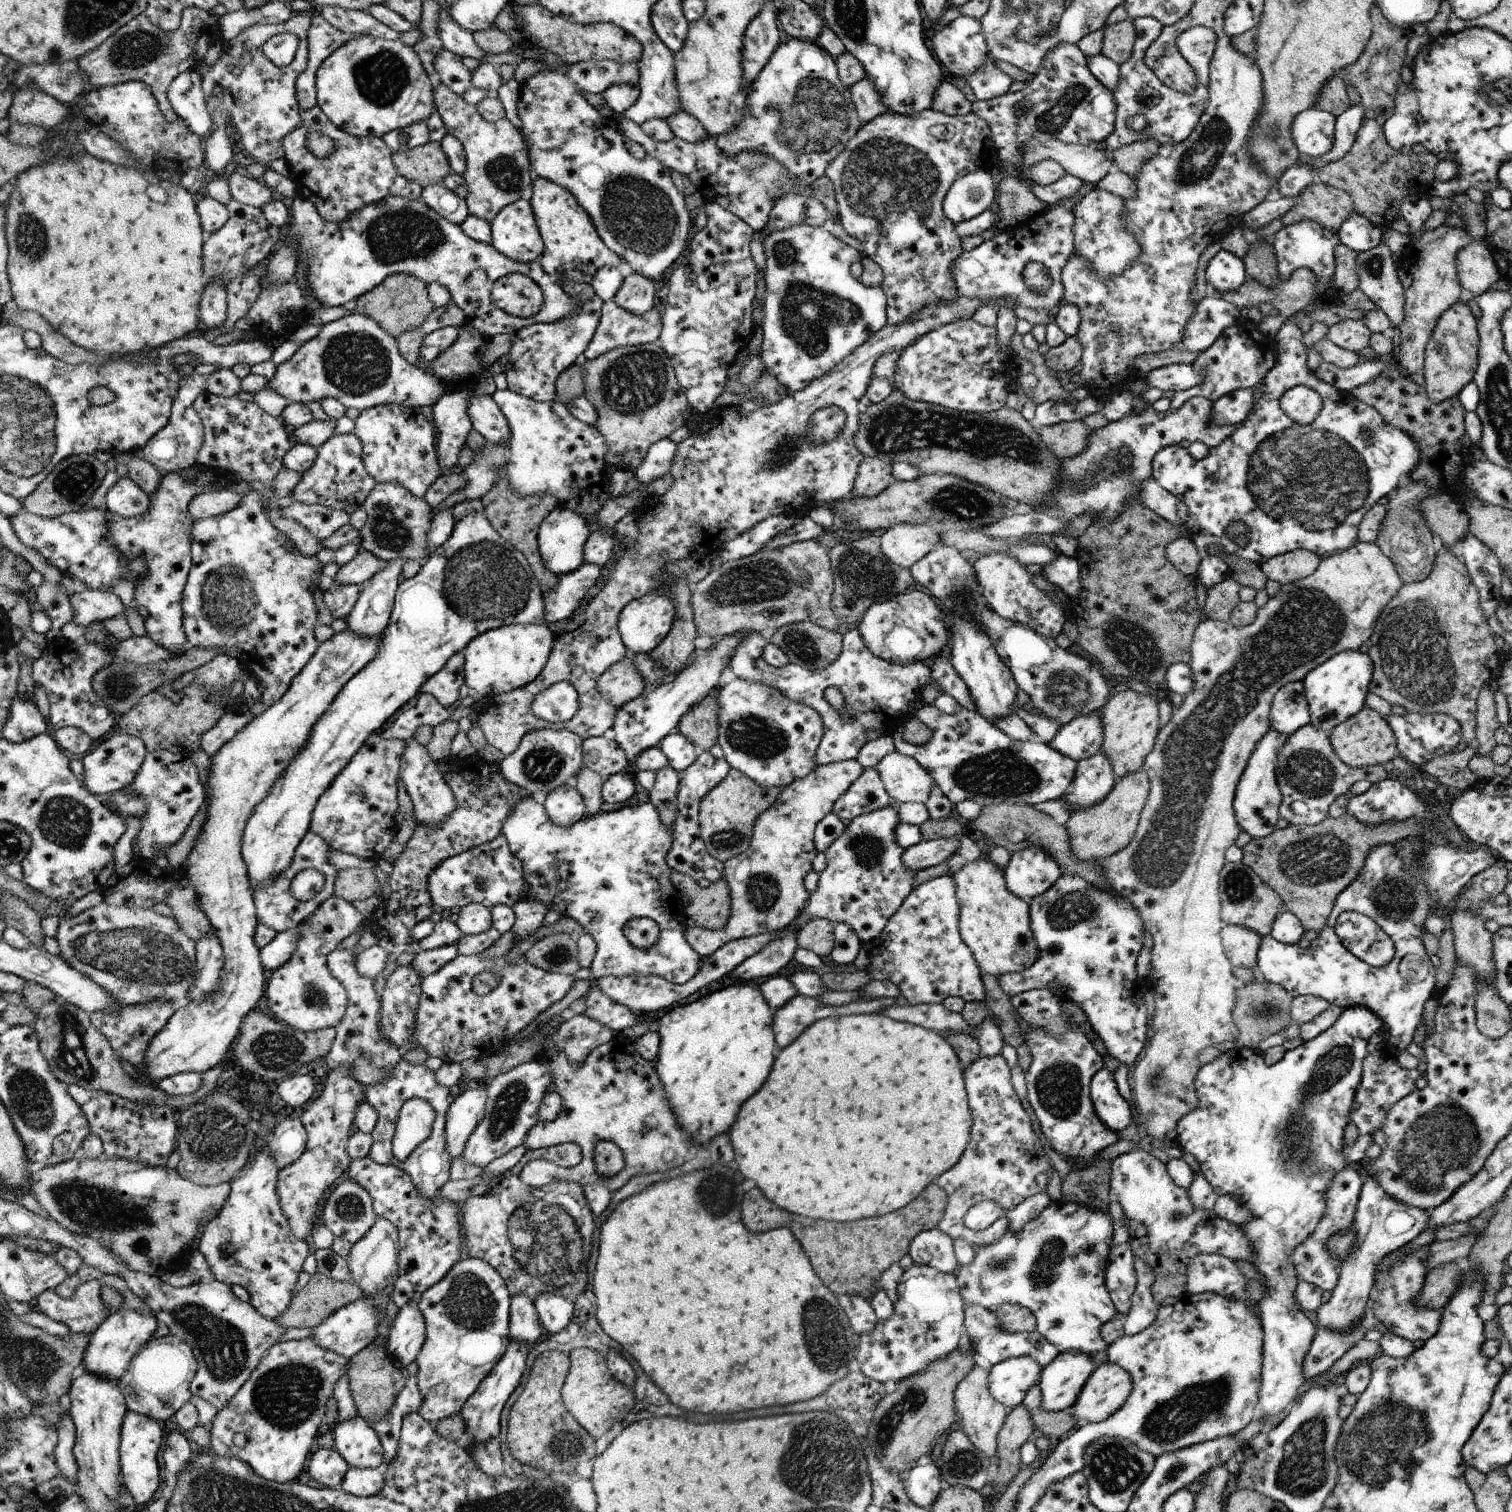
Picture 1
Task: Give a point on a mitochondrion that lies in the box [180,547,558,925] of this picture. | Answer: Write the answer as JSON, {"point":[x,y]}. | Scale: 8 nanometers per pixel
{"point":[231,601]}

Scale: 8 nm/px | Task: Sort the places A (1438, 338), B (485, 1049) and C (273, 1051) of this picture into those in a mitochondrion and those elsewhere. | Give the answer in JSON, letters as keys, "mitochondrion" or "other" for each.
{"A":"other","B":"other","C":"mitochondrion"}

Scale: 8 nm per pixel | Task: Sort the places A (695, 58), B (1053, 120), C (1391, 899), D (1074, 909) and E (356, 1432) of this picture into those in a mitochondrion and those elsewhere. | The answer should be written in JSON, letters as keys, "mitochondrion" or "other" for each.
{"A":"other","B":"mitochondrion","C":"mitochondrion","D":"mitochondrion","E":"other"}

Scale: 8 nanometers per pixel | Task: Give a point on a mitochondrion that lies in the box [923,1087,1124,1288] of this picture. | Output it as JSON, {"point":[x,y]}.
{"point":[992,1264]}

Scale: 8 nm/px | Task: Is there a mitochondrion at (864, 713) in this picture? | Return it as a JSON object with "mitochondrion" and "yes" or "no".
{"mitochondrion":"no"}

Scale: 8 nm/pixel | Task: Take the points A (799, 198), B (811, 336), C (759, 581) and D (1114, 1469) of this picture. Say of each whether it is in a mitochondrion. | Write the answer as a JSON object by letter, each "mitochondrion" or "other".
{"A":"other","B":"mitochondrion","C":"mitochondrion","D":"mitochondrion"}

